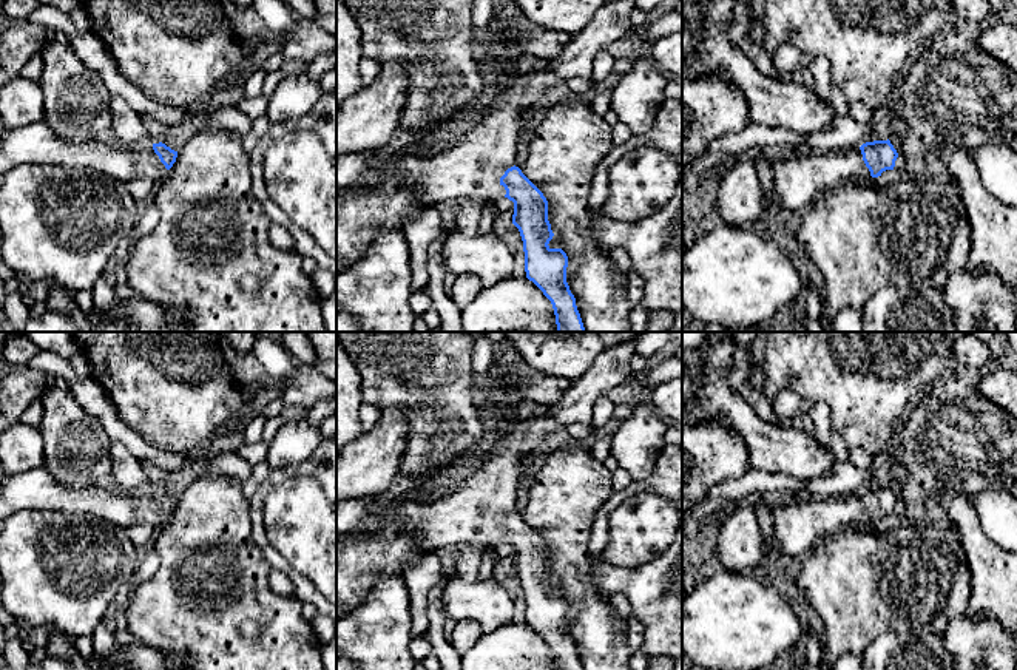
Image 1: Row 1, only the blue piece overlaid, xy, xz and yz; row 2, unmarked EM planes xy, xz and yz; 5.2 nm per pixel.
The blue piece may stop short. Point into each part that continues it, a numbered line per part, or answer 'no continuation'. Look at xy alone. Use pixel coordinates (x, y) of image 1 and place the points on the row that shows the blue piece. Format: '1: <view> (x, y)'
1: xy (33, 144)

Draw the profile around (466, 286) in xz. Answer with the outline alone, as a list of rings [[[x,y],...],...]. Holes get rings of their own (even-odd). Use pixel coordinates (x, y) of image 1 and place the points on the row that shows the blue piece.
[[[461,273],[457,275],[451,290],[452,301],[461,309],[483,290],[483,284],[477,275]]]

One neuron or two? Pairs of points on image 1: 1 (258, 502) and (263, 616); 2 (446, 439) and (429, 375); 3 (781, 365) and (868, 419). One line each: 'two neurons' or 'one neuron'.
1: two neurons
2: one neuron
3: one neuron

